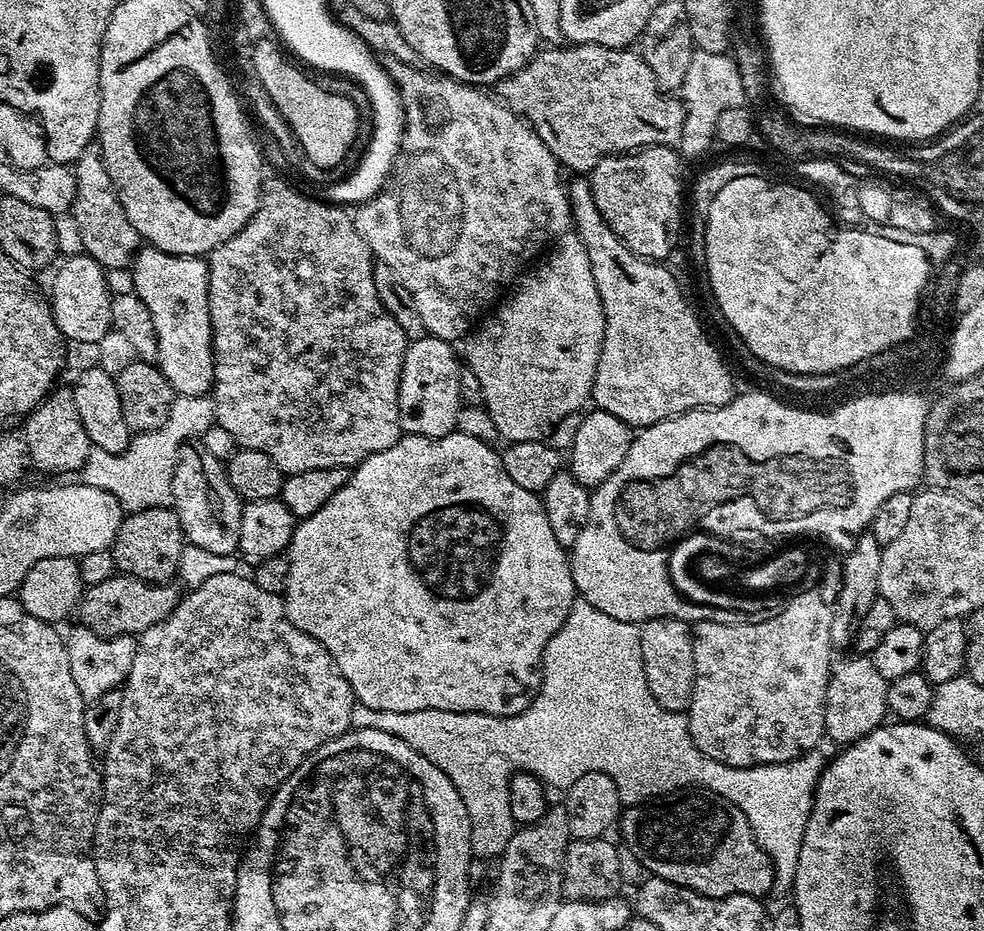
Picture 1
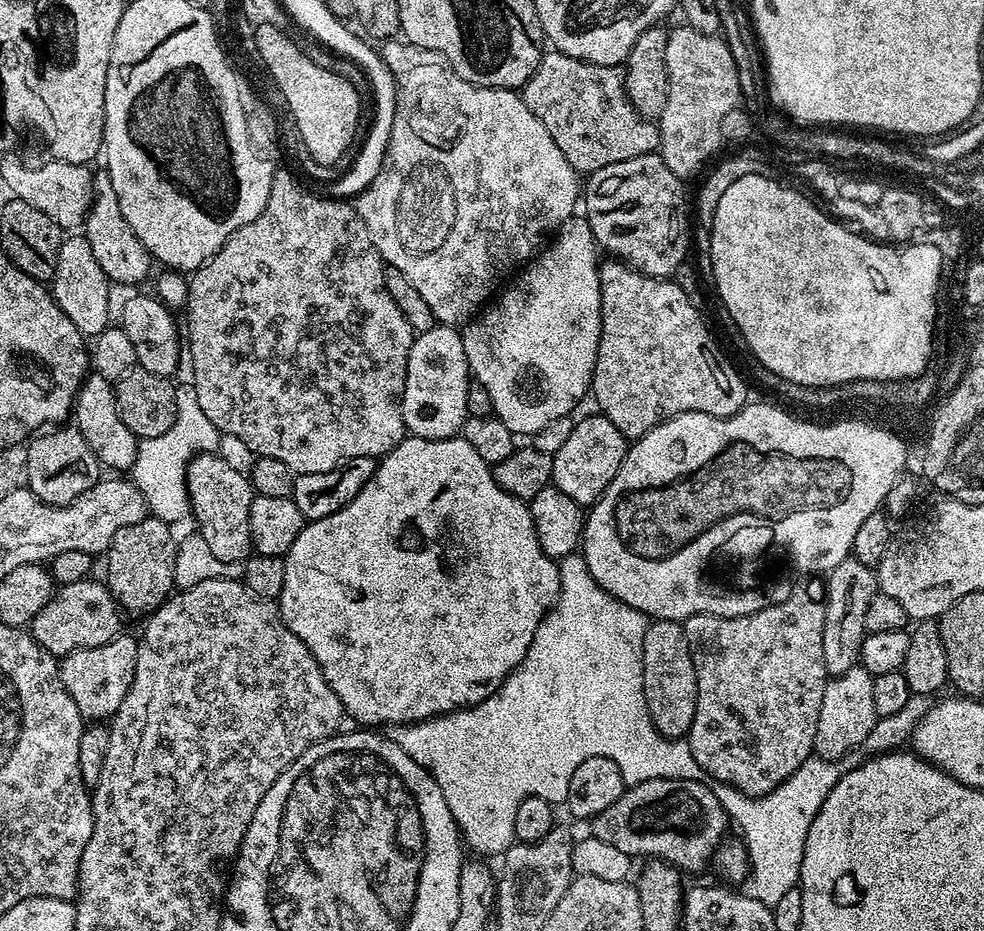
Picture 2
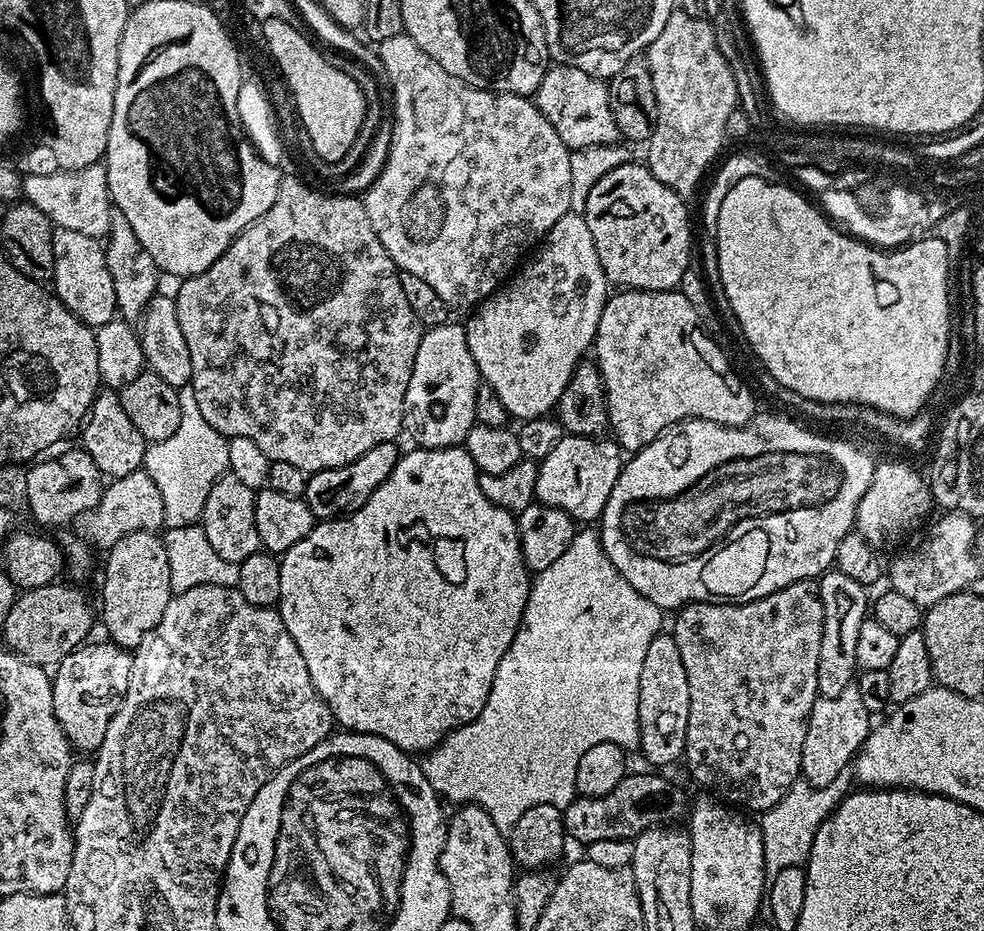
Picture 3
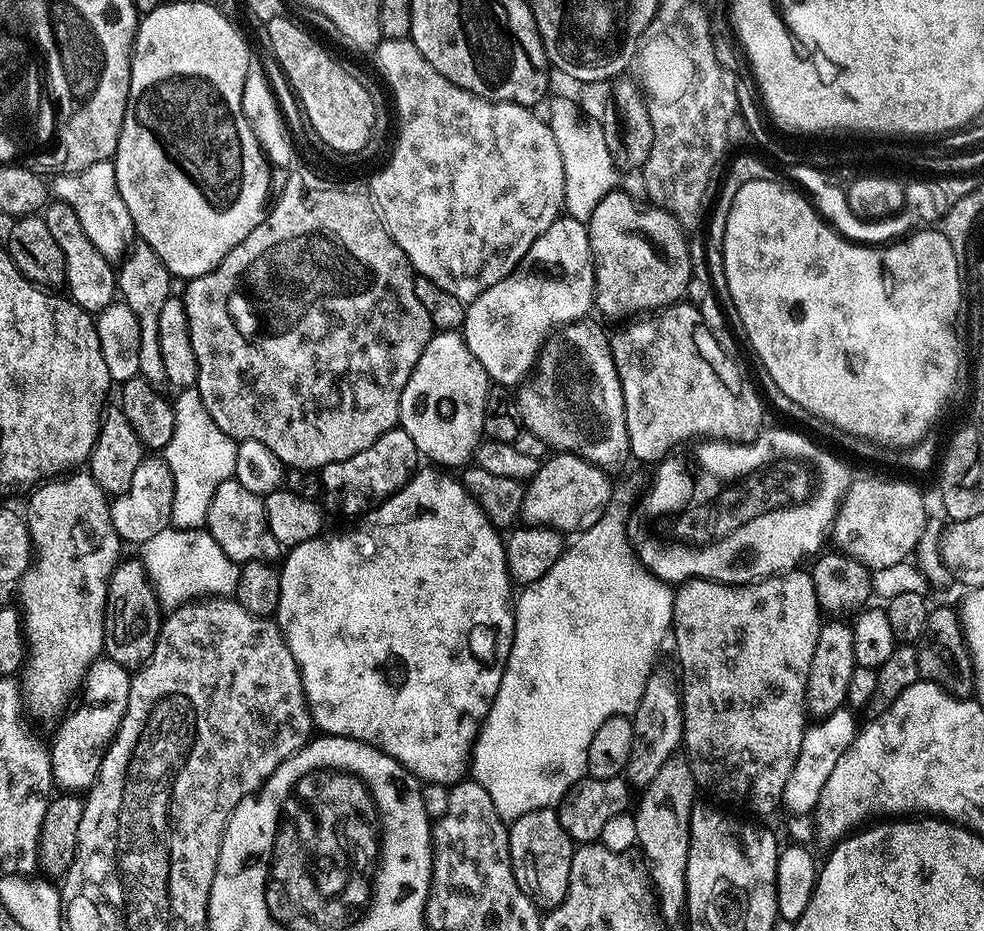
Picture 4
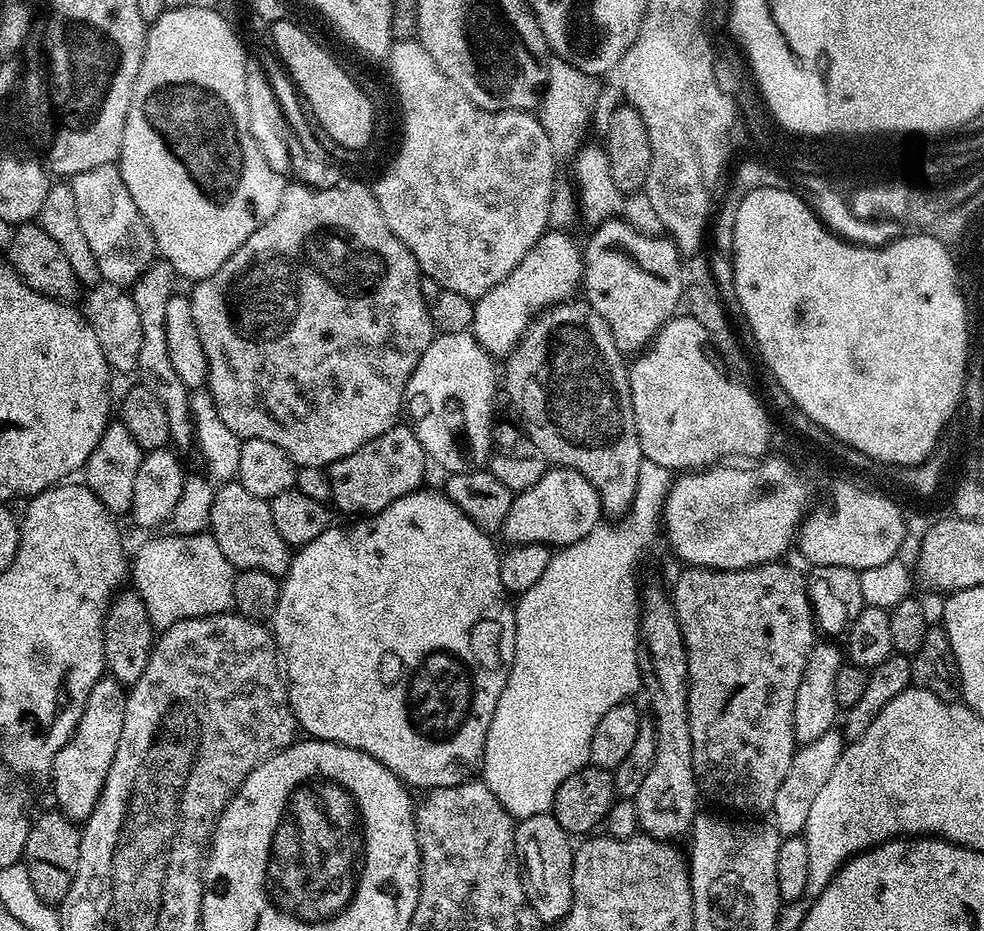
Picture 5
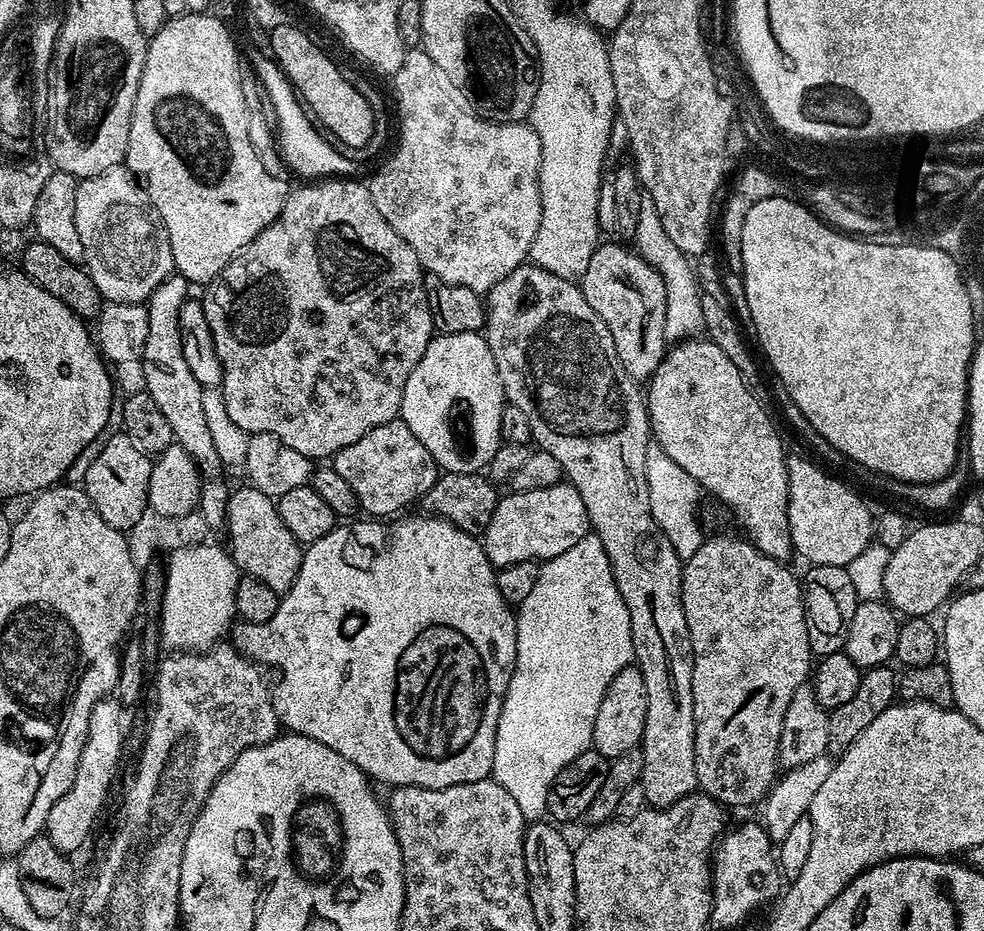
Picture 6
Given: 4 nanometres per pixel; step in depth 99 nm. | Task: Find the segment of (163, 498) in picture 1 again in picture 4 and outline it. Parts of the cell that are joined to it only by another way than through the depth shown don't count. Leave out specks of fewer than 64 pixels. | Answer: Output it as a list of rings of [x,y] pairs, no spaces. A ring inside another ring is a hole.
[[[182,388],[175,393],[174,407],[177,414],[174,426],[174,438],[162,450],[162,459],[168,463],[170,474],[174,478],[174,506],[172,507],[171,527],[182,530],[203,529],[210,514],[210,501],[214,490],[222,482],[236,475],[236,446],[233,440],[210,418],[199,396],[192,400],[192,388]]]

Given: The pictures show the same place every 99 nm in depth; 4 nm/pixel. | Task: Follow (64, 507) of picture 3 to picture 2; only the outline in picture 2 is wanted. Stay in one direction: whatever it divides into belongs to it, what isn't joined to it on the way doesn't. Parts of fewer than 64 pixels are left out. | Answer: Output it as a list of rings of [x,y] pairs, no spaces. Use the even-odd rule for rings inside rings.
[[[74,427],[55,436],[44,435],[44,439],[32,447],[28,473],[31,475],[28,488],[39,500],[47,504],[73,504],[100,481],[102,465],[94,450],[90,450],[86,438],[82,438],[80,431]]]

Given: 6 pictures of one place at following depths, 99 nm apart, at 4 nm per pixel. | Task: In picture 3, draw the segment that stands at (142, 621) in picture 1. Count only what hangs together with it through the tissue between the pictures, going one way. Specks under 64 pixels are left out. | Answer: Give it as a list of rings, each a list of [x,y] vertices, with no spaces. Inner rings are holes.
[[[65,582],[21,591],[6,615],[3,643],[24,660],[41,666],[55,666],[89,639],[94,620],[94,604]]]

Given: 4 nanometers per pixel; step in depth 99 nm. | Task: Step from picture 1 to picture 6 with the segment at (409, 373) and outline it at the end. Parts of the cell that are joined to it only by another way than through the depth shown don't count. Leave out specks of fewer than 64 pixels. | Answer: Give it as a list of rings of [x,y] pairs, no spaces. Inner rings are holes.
[[[446,332],[433,335],[432,341],[426,346],[426,354],[422,354],[422,362],[418,362],[410,378],[406,378],[399,419],[404,420],[410,430],[414,430],[414,438],[418,438],[418,442],[430,450],[444,472],[480,472],[487,469],[500,449],[500,423],[505,403],[504,387],[498,378],[494,354],[490,354],[487,339],[480,332]]]

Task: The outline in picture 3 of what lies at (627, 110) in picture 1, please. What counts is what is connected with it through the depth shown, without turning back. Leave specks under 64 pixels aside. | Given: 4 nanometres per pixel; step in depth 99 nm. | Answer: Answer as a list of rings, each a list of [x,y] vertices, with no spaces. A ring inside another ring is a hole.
[[[551,65],[536,93],[536,105],[543,116],[558,130],[558,136],[570,150],[613,145],[619,141],[617,122],[610,110],[607,83],[577,67]]]

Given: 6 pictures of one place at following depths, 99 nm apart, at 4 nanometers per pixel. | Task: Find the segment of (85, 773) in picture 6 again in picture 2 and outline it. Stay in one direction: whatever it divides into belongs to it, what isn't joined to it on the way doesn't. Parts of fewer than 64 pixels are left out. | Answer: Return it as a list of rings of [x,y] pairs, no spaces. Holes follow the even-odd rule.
[[[121,634],[106,642],[106,646],[74,650],[59,661],[59,666],[62,686],[74,698],[74,706],[78,706],[85,721],[107,721],[116,715],[134,682],[134,670],[138,666],[137,637]]]

